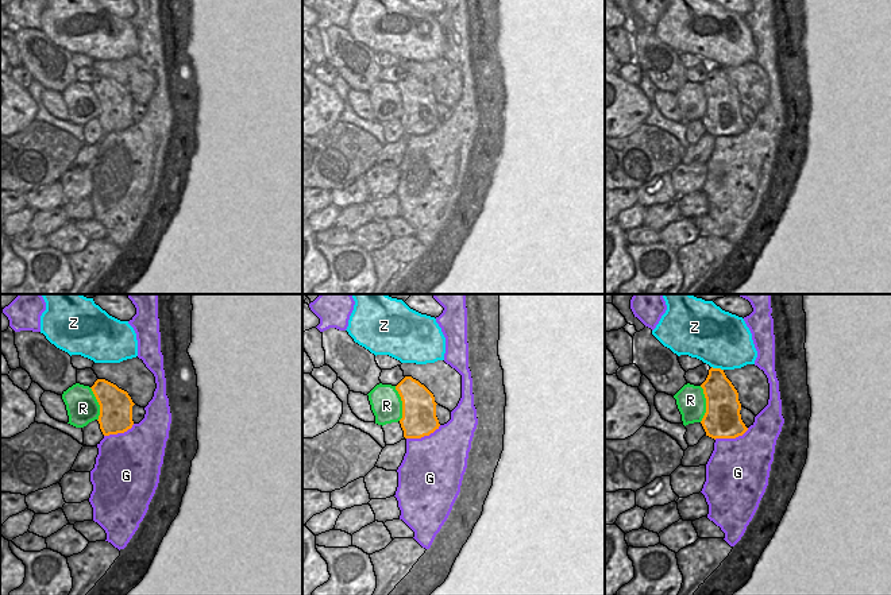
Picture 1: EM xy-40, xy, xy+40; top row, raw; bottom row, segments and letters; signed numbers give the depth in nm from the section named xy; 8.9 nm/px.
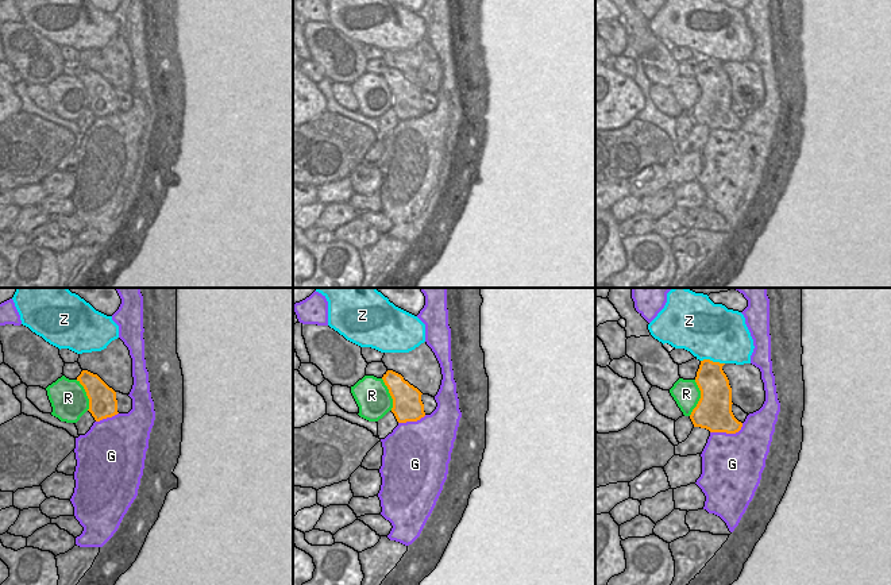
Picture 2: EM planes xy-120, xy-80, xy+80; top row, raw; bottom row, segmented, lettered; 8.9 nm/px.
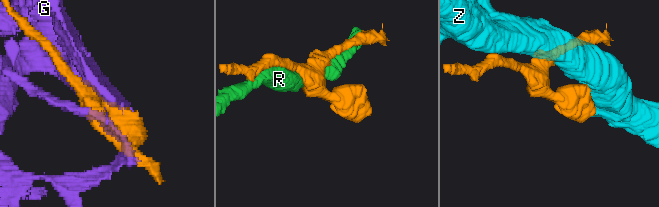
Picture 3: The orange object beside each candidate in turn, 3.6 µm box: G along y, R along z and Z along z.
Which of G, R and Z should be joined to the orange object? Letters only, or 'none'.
none

